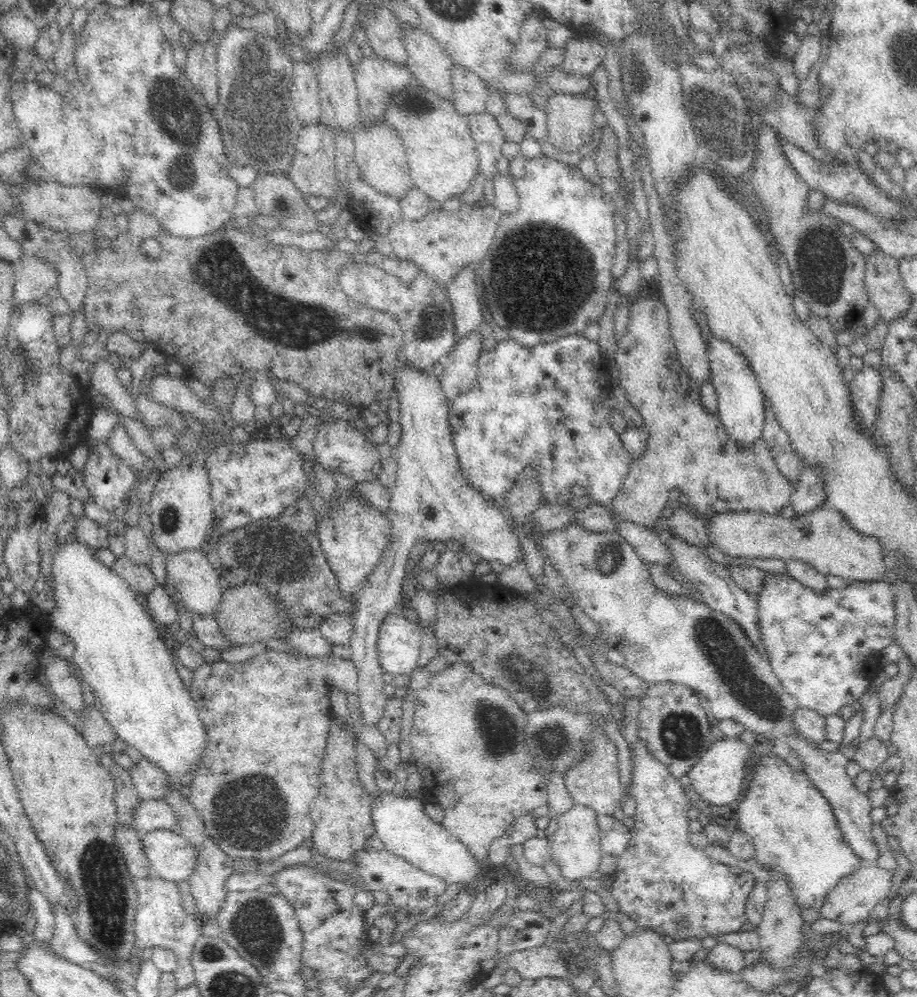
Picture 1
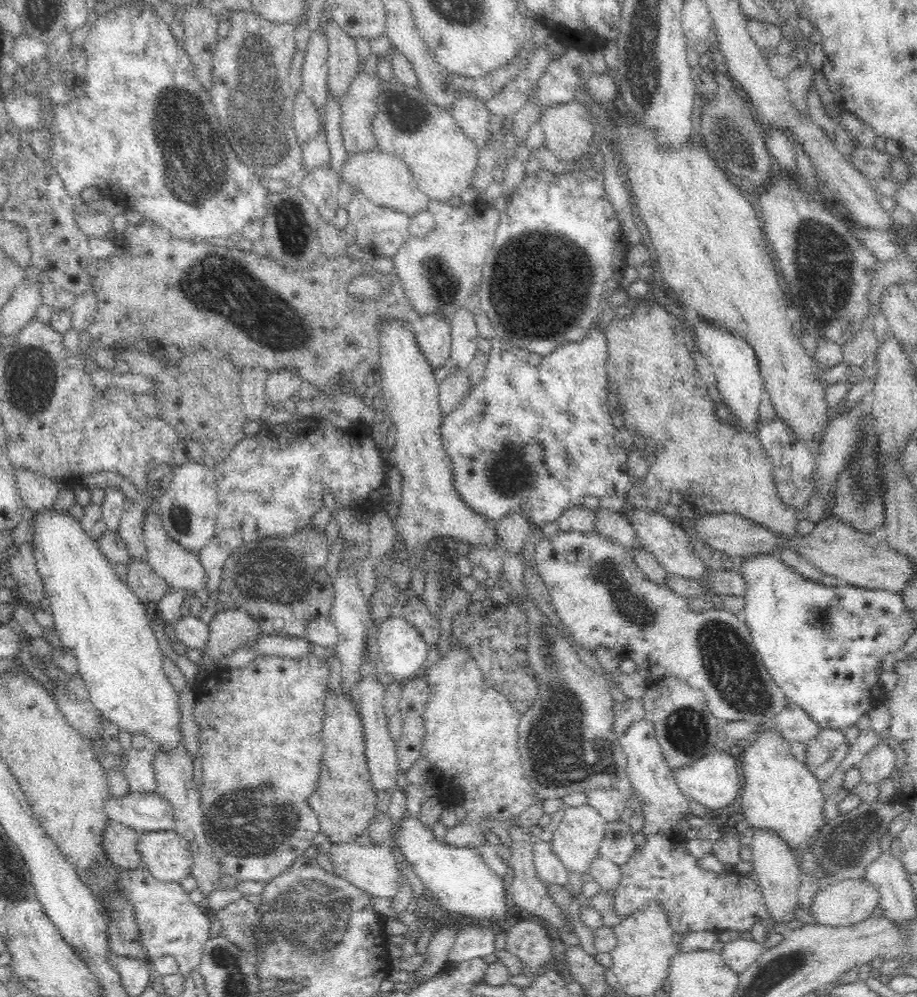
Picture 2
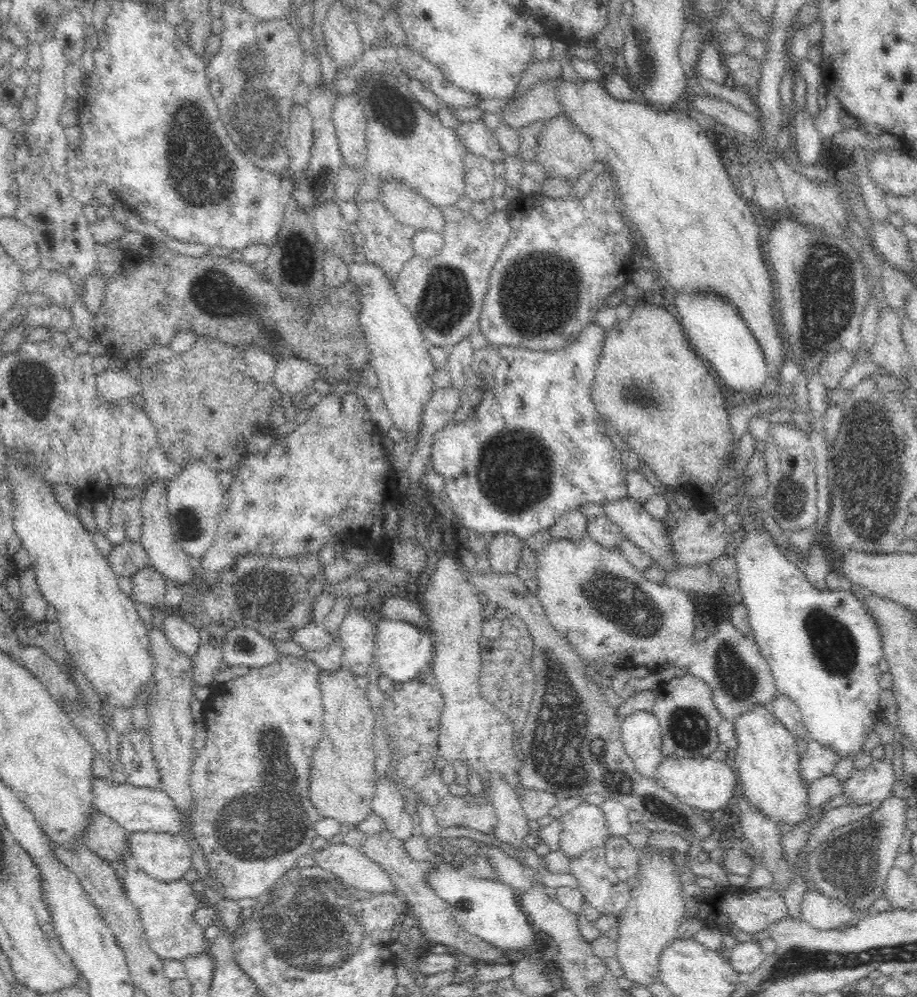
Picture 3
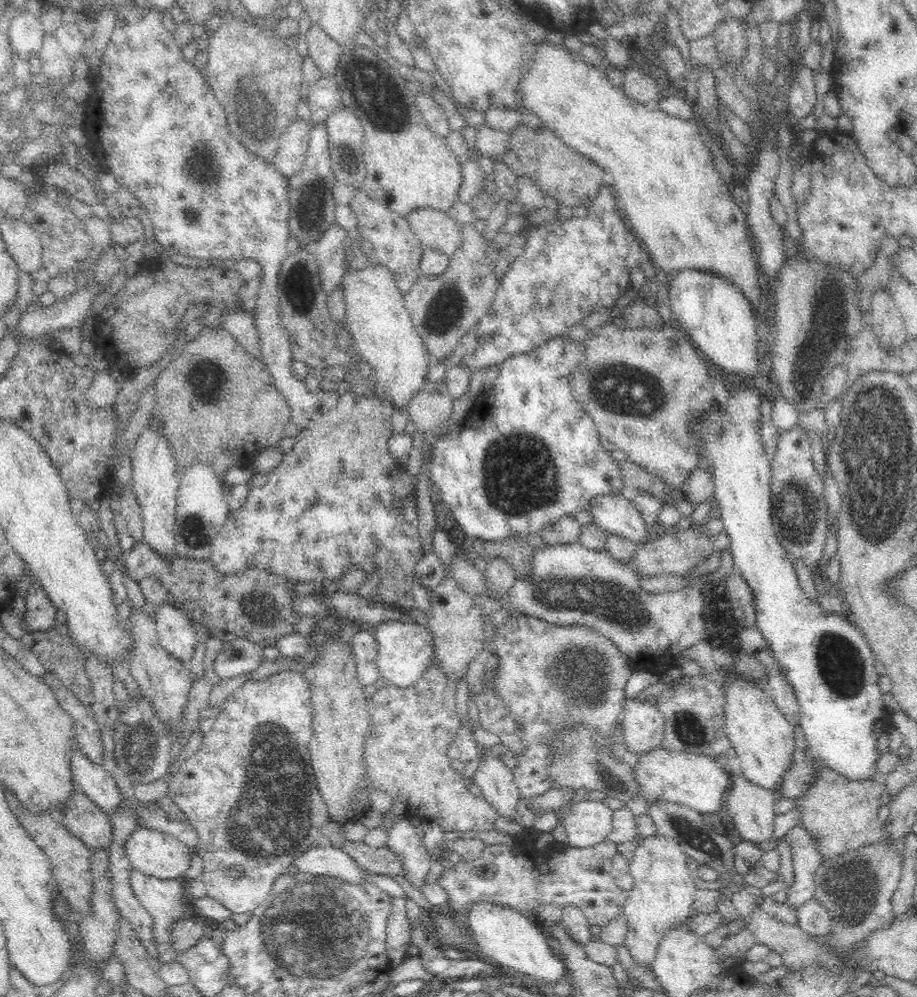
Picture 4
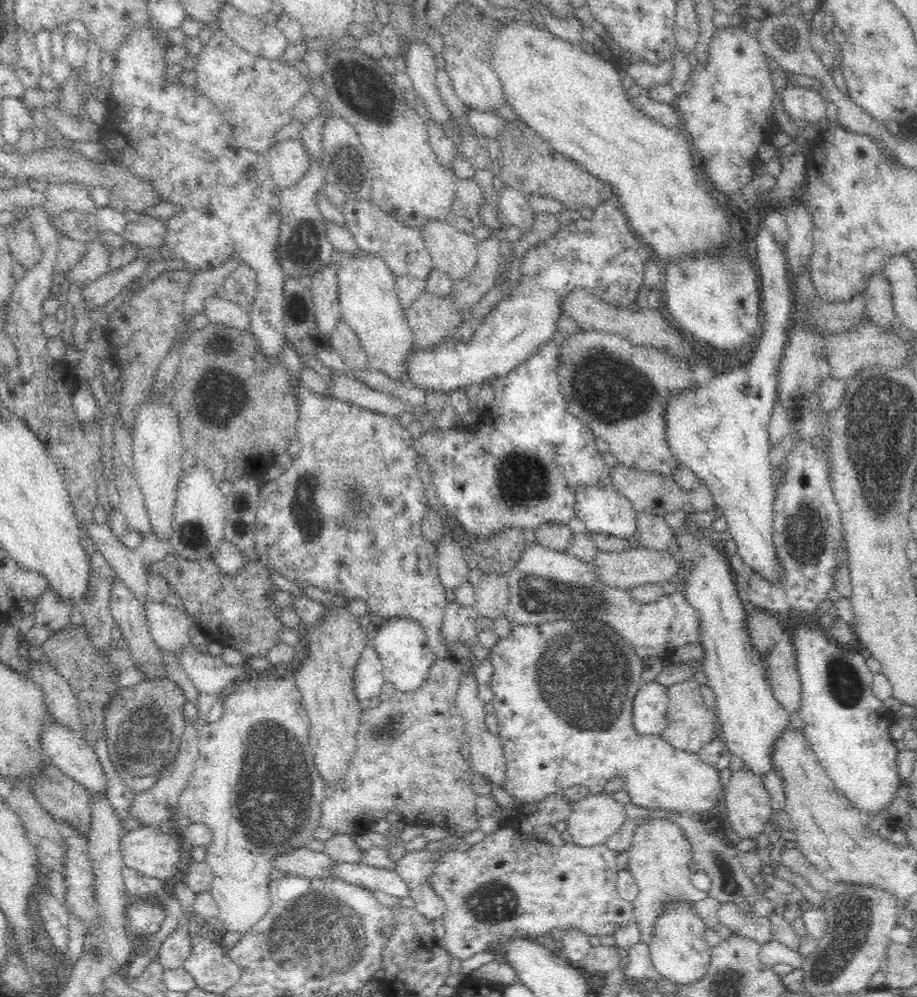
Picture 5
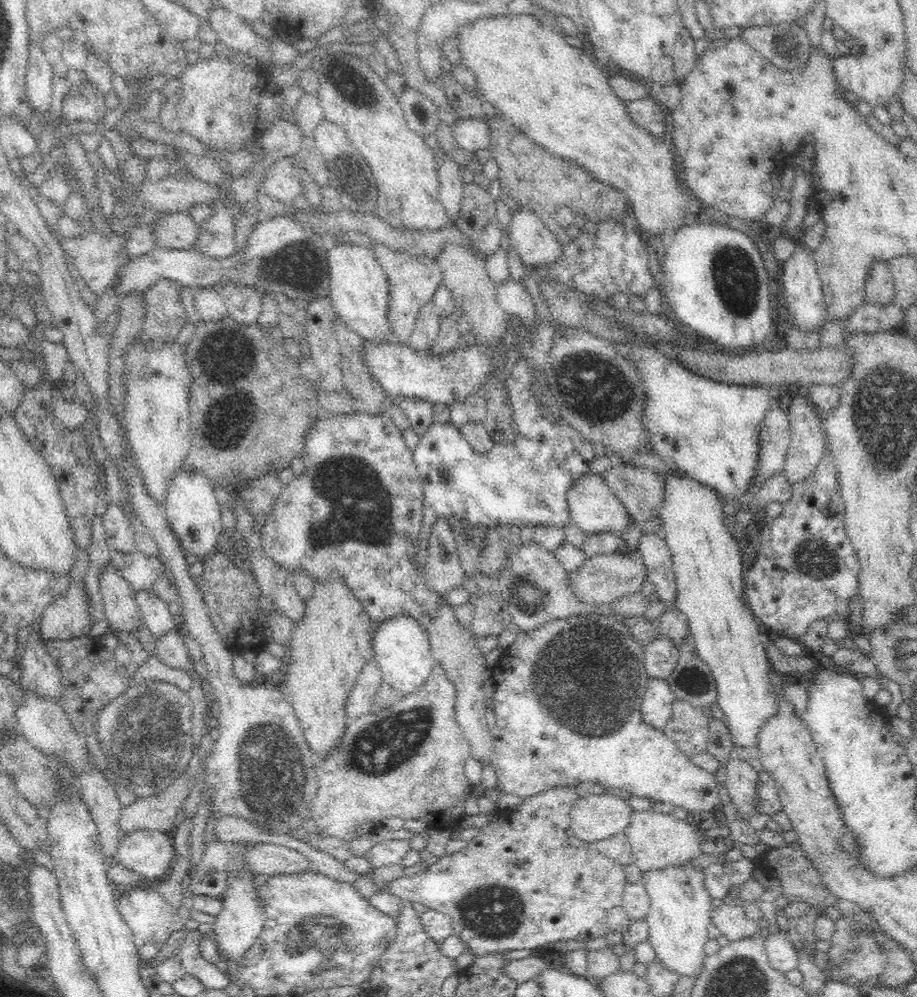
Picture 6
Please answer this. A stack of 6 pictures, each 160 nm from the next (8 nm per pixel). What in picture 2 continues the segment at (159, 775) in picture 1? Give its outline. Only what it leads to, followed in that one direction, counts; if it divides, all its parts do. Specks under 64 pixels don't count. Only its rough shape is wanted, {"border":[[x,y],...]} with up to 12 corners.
{"border":[[149,746],[120,756],[130,792],[155,792]]}

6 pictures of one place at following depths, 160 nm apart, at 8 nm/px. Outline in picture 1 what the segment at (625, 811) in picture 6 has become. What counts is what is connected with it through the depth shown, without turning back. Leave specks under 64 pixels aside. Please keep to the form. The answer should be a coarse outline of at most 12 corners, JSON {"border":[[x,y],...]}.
{"border":[[576,804],[558,819],[552,860],[578,881],[600,869],[596,811]]}

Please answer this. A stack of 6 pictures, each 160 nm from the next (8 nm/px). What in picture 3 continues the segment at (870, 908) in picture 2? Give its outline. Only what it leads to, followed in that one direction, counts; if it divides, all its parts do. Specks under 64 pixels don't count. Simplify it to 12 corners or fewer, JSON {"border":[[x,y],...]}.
{"border":[[810,891],[799,918],[816,930],[856,925],[836,898]]}

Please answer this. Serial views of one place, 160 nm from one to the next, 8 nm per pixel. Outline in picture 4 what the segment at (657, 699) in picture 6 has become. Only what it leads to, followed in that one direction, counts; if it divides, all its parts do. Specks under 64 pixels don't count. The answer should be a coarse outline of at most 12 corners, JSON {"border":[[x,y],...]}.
{"border":[[625,702],[621,727],[634,764],[661,746],[665,718],[656,702]]}

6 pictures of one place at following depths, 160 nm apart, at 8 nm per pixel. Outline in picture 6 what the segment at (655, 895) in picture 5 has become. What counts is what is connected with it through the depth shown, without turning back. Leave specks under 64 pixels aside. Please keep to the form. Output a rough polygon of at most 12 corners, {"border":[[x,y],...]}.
{"border":[[633,810],[623,830],[643,873],[700,855],[695,827]]}

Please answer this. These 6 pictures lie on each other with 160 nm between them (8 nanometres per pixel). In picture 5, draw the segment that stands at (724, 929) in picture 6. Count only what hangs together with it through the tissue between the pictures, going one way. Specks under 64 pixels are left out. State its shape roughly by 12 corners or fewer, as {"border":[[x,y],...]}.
{"border":[[721,903],[717,916],[732,935],[760,944],[772,940],[768,914]]}

